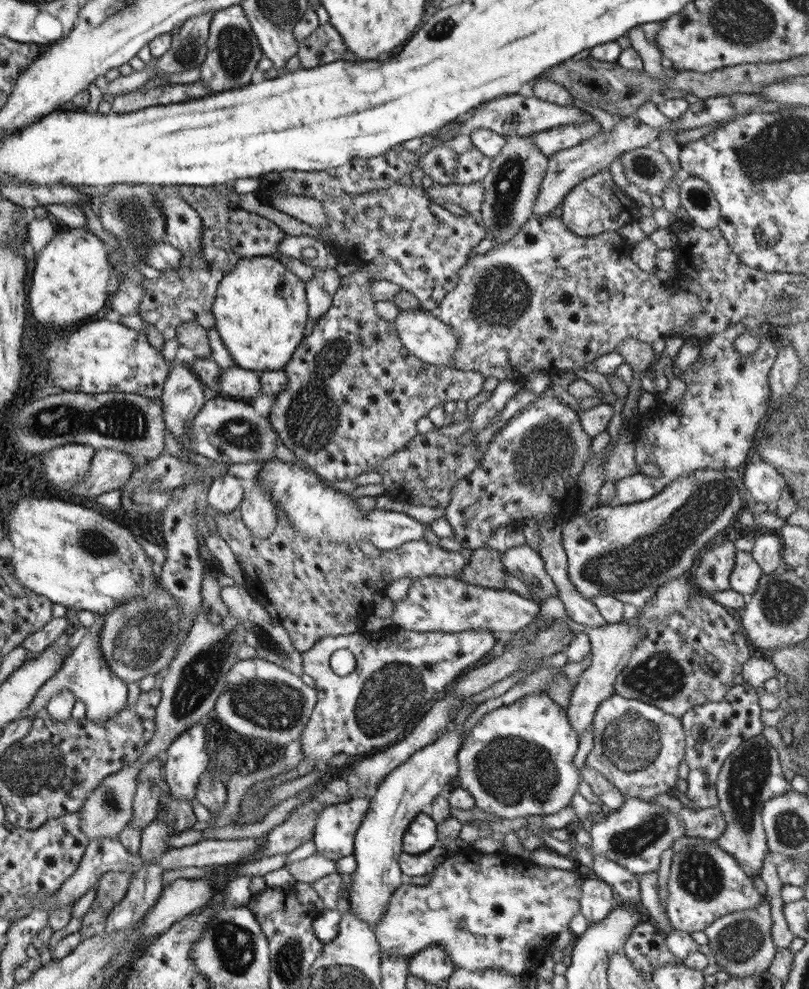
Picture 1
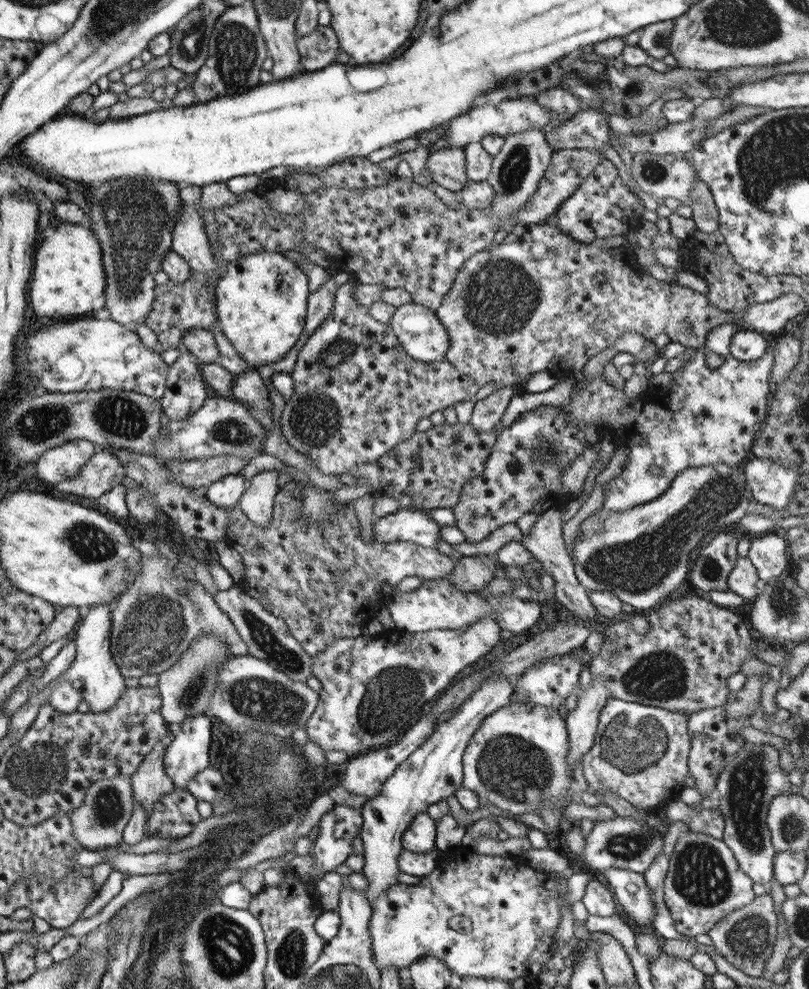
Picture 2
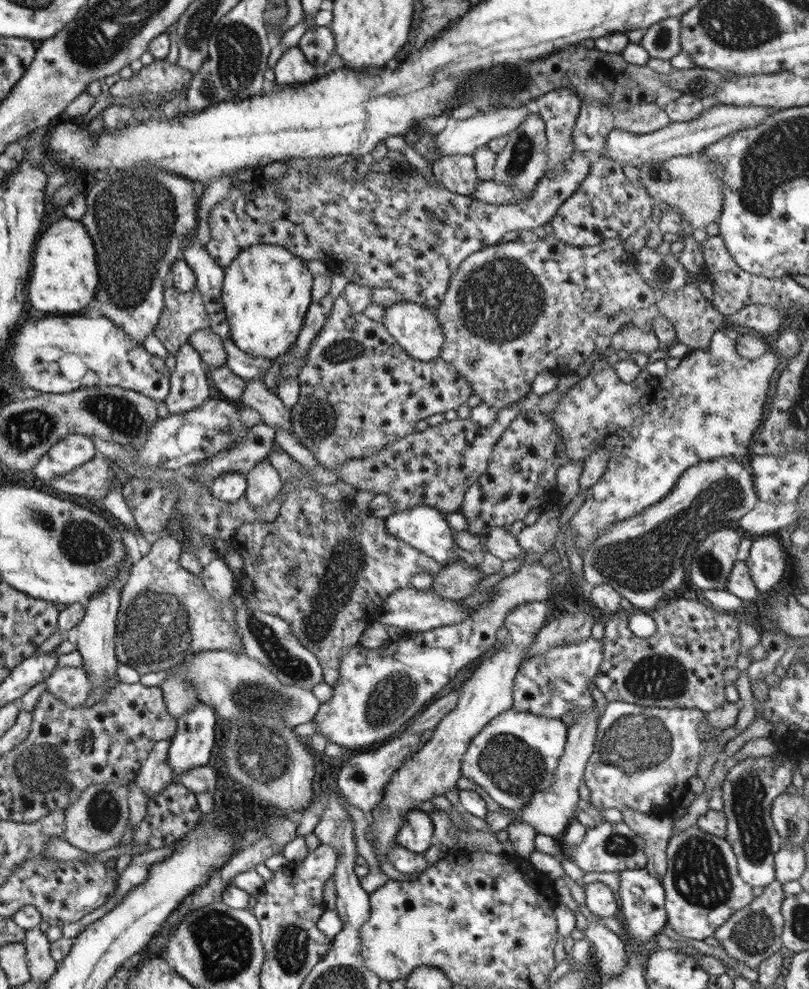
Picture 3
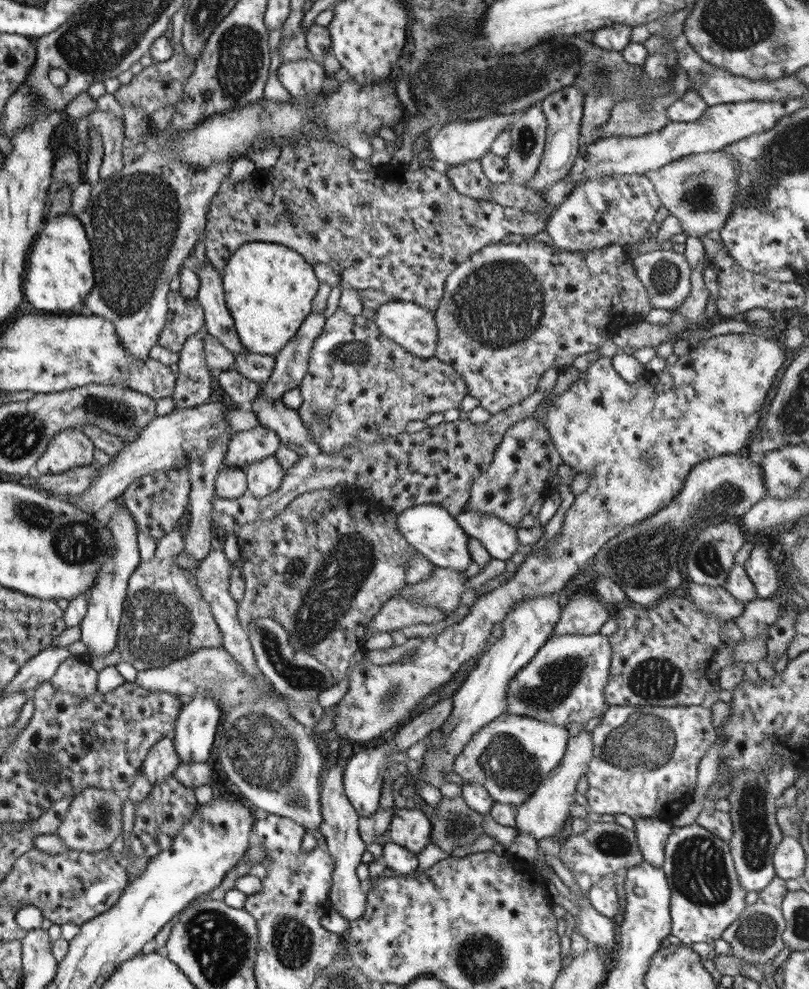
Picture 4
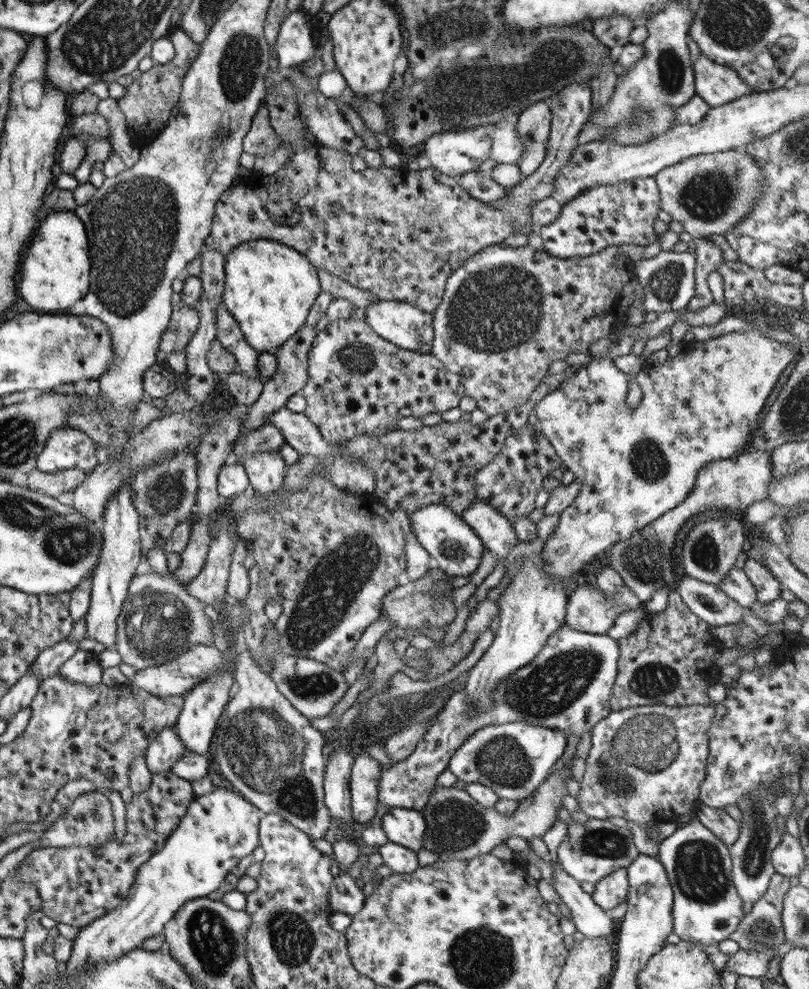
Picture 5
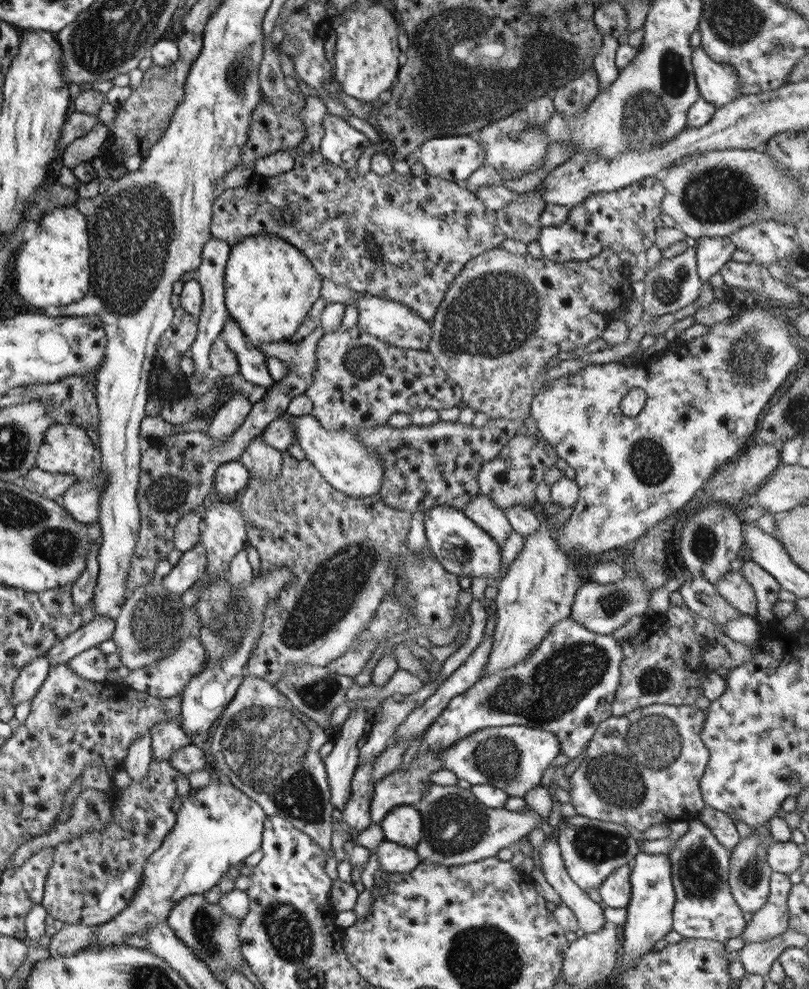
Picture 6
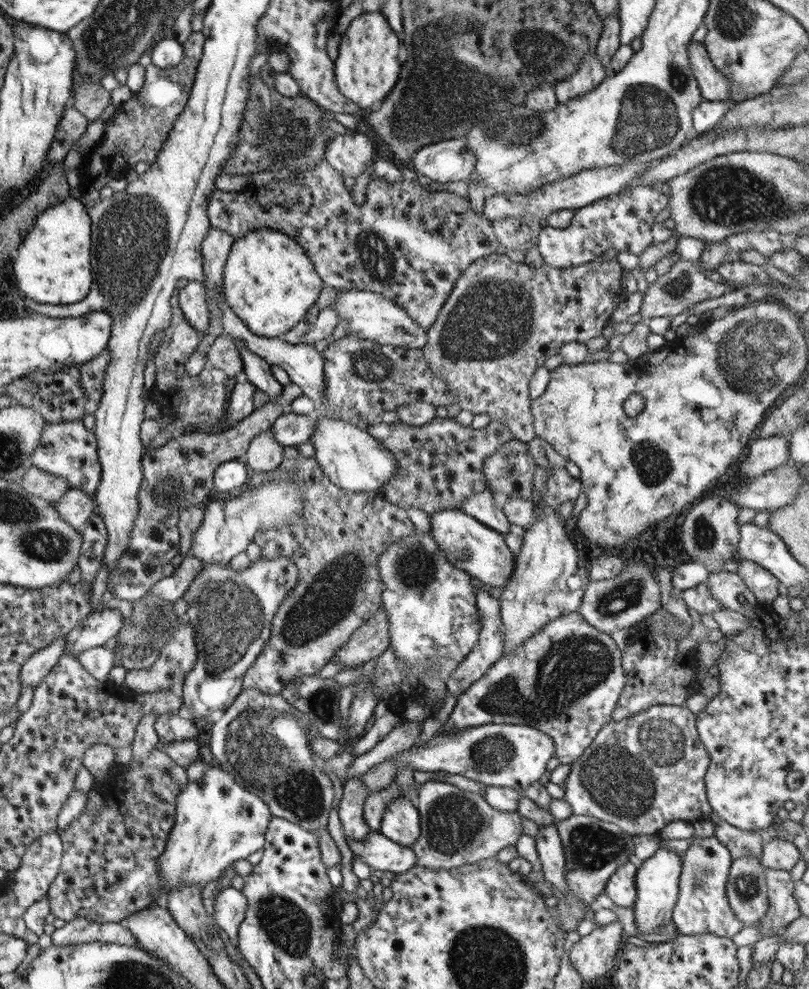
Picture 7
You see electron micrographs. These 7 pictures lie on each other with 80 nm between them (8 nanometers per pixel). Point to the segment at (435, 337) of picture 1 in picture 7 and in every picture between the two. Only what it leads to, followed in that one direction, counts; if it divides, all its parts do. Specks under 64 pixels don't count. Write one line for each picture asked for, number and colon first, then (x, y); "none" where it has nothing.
2: (417, 329)
3: (415, 329)
4: (412, 327)
5: (408, 327)
6: (390, 321)
7: (371, 316)

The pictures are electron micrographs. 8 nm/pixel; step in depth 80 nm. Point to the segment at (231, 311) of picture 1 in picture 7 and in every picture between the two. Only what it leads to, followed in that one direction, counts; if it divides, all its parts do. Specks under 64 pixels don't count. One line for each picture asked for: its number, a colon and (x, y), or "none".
2: (260, 300)
3: (265, 292)
4: (268, 289)
5: (268, 288)
6: (269, 286)
7: (268, 281)

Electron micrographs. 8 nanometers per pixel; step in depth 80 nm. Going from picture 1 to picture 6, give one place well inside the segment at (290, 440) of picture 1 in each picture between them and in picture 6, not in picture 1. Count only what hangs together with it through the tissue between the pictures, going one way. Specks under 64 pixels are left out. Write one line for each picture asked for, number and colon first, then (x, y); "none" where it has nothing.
2: (356, 393)
3: (358, 389)
4: (360, 387)
5: (357, 383)
6: (358, 381)

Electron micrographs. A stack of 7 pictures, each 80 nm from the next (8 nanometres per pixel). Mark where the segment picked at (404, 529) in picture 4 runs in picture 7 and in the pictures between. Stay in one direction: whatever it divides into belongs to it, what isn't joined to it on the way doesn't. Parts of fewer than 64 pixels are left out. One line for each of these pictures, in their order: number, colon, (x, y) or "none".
5: (445, 537)
6: (458, 545)
7: (479, 551)

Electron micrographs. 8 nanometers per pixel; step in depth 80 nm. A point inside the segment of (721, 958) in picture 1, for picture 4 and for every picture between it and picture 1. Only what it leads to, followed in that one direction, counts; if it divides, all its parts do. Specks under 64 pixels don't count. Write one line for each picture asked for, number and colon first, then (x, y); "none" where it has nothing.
2: (744, 938)
3: (751, 934)
4: (755, 935)

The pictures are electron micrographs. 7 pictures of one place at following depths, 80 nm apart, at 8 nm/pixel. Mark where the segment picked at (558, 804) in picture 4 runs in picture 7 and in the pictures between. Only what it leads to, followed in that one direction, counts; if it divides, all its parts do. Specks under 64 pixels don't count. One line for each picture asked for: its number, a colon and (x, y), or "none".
5: (457, 828)
6: (457, 829)
7: (457, 827)

